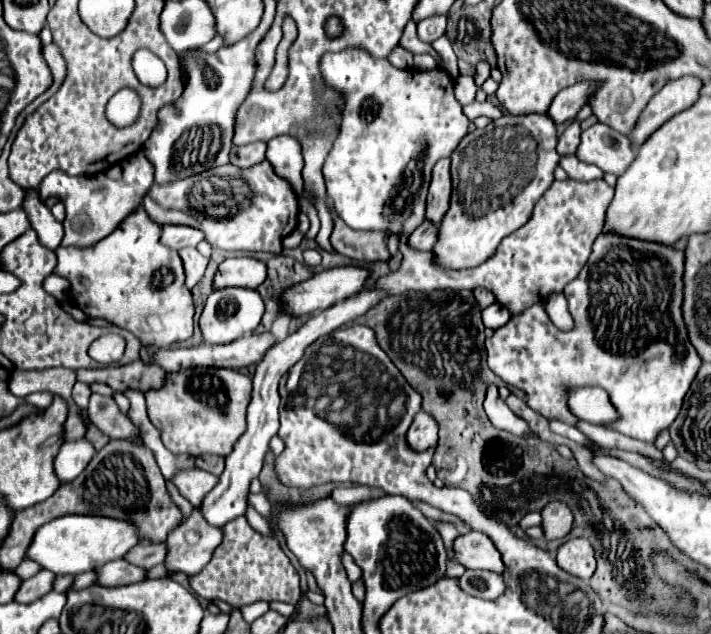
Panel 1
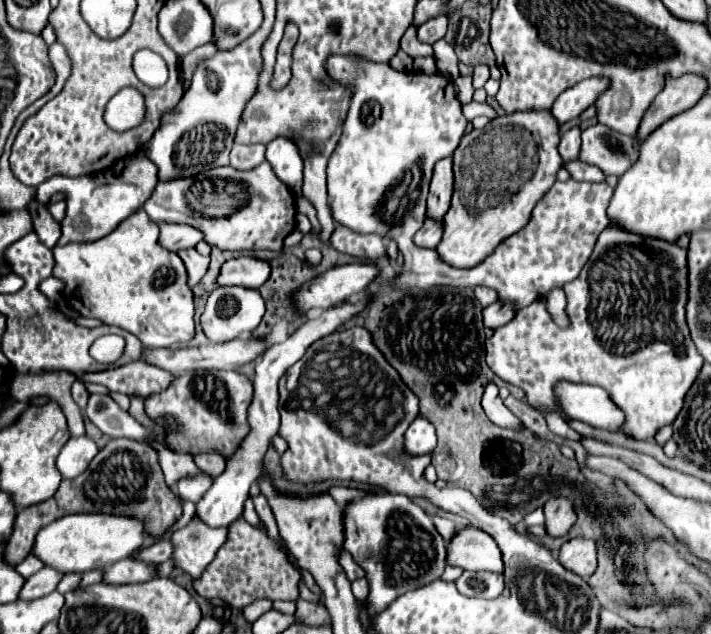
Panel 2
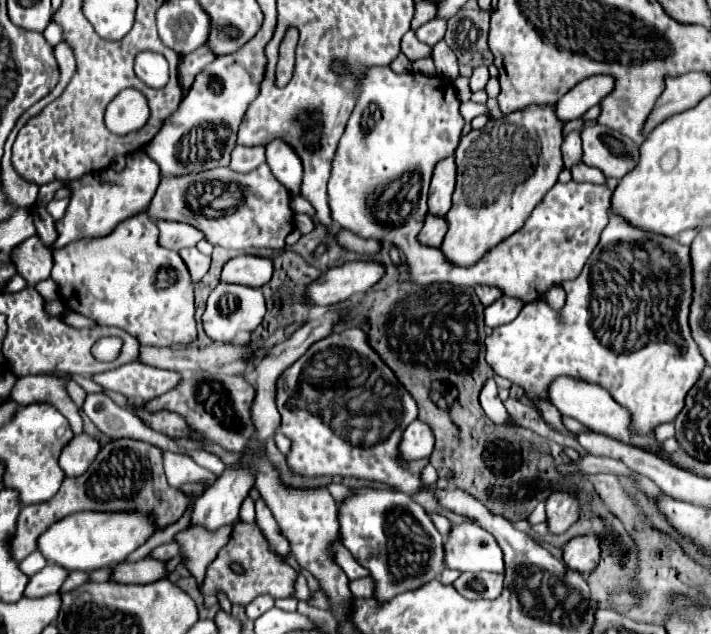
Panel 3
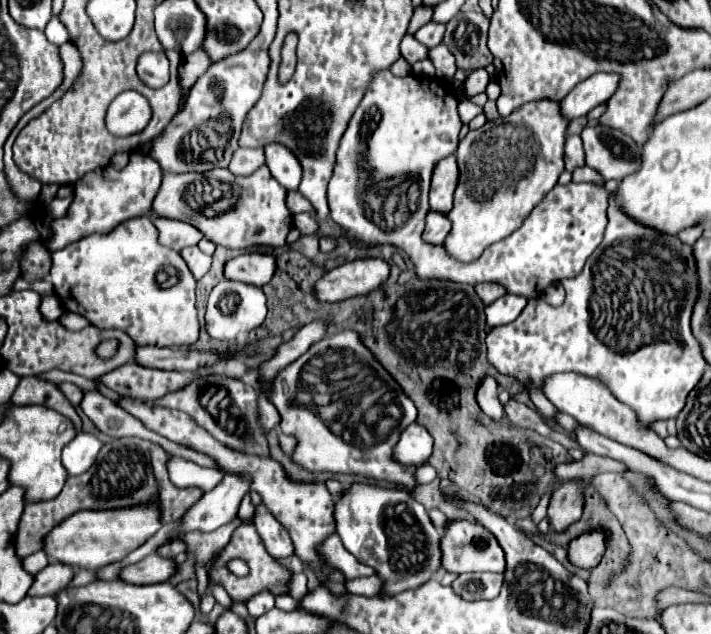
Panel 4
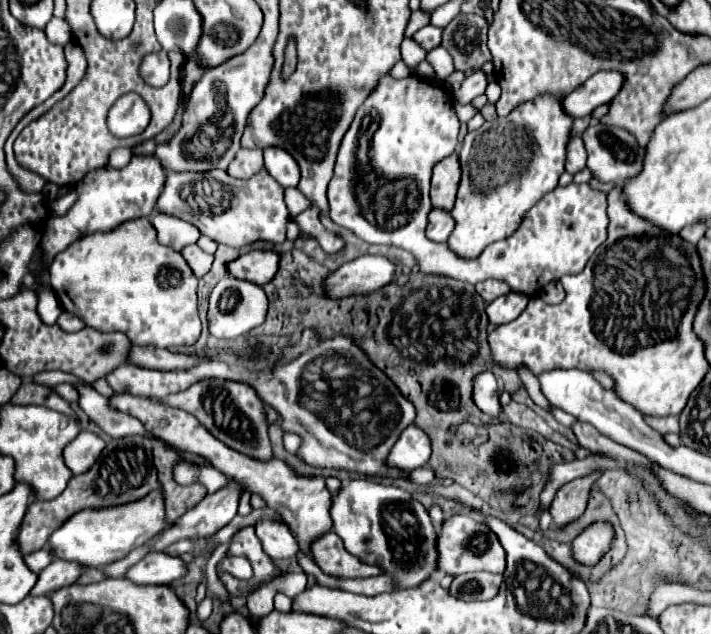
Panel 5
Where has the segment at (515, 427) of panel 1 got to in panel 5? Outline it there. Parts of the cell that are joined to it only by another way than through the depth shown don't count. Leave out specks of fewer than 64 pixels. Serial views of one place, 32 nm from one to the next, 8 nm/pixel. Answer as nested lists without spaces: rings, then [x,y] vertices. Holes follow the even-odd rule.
[[[480,372],[472,380],[472,400],[474,404],[486,412],[488,416],[498,416],[502,406],[498,402],[498,392],[496,392],[496,378],[492,372]]]

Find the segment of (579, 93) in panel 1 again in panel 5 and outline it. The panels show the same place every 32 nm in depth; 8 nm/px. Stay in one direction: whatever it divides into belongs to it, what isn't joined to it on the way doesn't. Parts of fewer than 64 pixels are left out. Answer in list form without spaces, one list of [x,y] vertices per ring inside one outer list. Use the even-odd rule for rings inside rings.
[[[600,70],[564,98],[564,110],[572,118],[590,116],[594,108],[608,104],[622,88],[624,74],[612,70]]]

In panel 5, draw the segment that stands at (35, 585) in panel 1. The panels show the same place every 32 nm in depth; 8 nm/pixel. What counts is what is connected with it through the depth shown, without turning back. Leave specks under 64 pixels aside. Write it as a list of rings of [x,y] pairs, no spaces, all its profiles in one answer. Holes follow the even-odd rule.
[[[52,560],[40,572],[38,582],[32,588],[32,596],[46,596],[48,592],[54,592],[56,588],[74,584],[84,570],[86,568],[80,568],[80,564],[68,564],[68,560]]]

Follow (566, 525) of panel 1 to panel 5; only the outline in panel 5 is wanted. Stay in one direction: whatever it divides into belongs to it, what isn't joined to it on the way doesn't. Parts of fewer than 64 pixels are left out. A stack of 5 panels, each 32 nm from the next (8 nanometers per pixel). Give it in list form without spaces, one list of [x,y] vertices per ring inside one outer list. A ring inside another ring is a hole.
[[[598,470],[588,476],[576,478],[558,490],[558,494],[550,506],[550,512],[552,512],[556,526],[564,526],[584,514],[584,508],[588,504],[588,492],[592,490],[596,476],[602,476],[602,472]]]

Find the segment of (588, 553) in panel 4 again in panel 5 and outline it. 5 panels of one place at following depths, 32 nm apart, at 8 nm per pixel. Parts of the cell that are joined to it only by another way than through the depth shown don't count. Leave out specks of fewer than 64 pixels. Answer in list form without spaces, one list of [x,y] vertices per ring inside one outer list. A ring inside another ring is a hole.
[[[590,524],[574,542],[574,558],[580,564],[592,566],[596,564],[606,552],[608,548],[612,548],[612,524]]]

